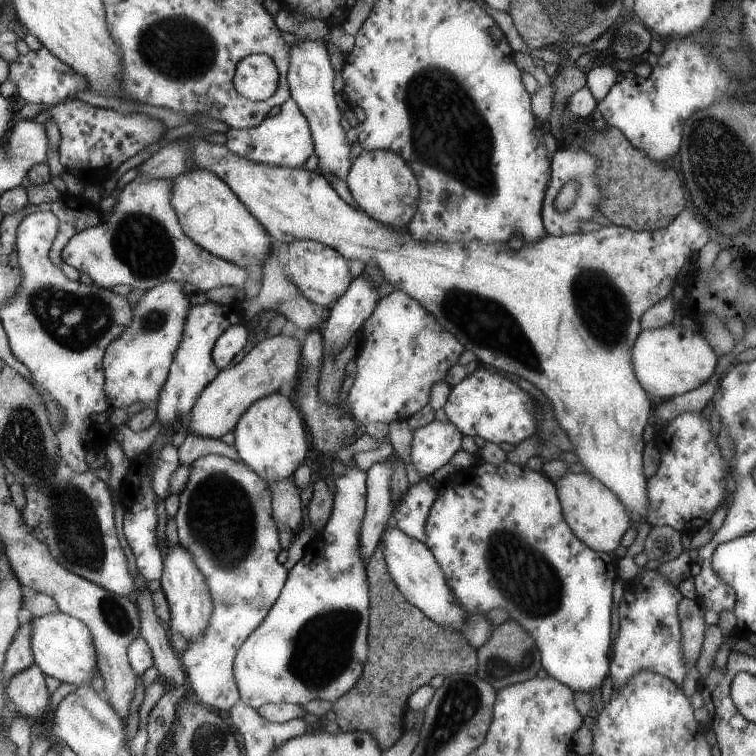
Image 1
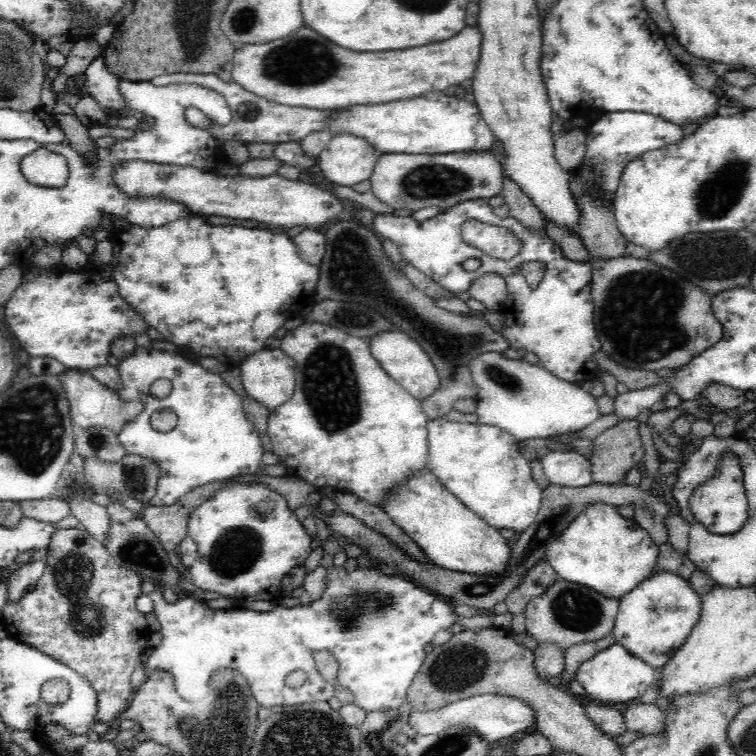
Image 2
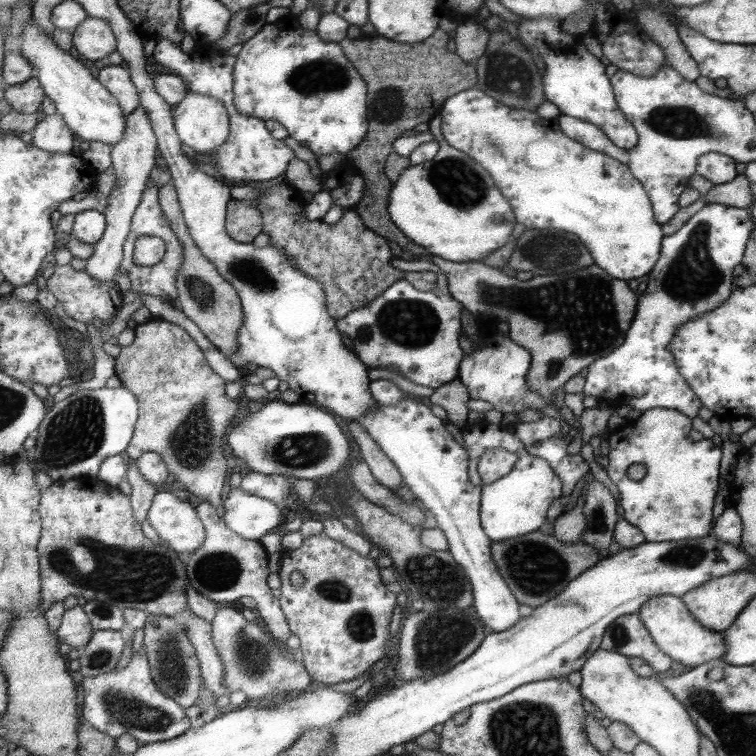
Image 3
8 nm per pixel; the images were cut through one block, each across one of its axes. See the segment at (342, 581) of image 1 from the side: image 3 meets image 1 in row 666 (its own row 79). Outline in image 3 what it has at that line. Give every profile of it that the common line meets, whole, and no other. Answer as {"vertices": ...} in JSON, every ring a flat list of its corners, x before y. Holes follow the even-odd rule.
{"vertices":[[273,22,243,44,235,68,235,104,243,114,263,118,265,122,281,122,291,138,305,142,317,158,325,154,347,154,363,142,369,130,367,84,363,76,353,68,339,44,327,42,317,30,307,30,303,26,289,30,283,28,281,22]]}

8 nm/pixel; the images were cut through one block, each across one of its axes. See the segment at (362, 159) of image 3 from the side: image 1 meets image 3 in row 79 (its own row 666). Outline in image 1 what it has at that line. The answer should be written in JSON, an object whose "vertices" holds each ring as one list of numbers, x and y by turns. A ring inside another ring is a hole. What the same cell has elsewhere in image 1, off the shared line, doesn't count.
{"vertices":[[377,546,375,554,367,560,365,574,367,574,367,586,369,586,369,634,367,634,369,654,367,654,367,660,363,662,363,672,357,678,355,686,347,694,337,698,337,702,333,702,333,712,337,716,335,724,341,728,341,732,369,732,379,742,383,752,395,746,401,734,405,732,403,720,407,714,409,694,415,692,419,686,427,686,435,674,441,674,445,678,453,676,453,672,475,674,477,650,463,638,459,630,445,628,433,622,425,612,421,612,409,600,405,600,405,596,401,594,401,590,397,588,397,584,393,582,393,578,385,568,381,546]]}

